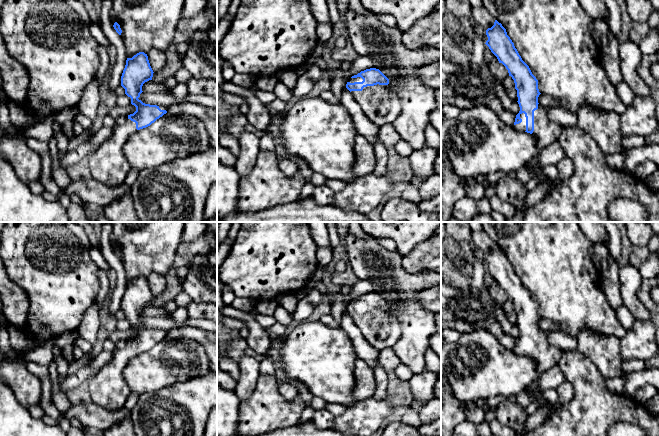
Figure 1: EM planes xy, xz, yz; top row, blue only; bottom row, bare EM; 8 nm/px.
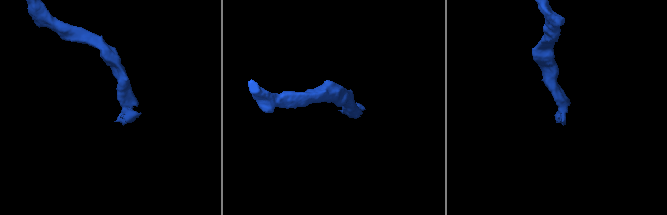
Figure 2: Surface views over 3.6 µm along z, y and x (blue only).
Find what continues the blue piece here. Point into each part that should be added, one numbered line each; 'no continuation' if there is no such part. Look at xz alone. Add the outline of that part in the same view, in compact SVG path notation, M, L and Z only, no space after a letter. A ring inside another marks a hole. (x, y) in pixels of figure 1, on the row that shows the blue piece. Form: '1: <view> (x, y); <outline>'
1: xz (381, 104); M389 85L367 86L351 94L363 113L378 126L393 123L401 114L401 99Z

